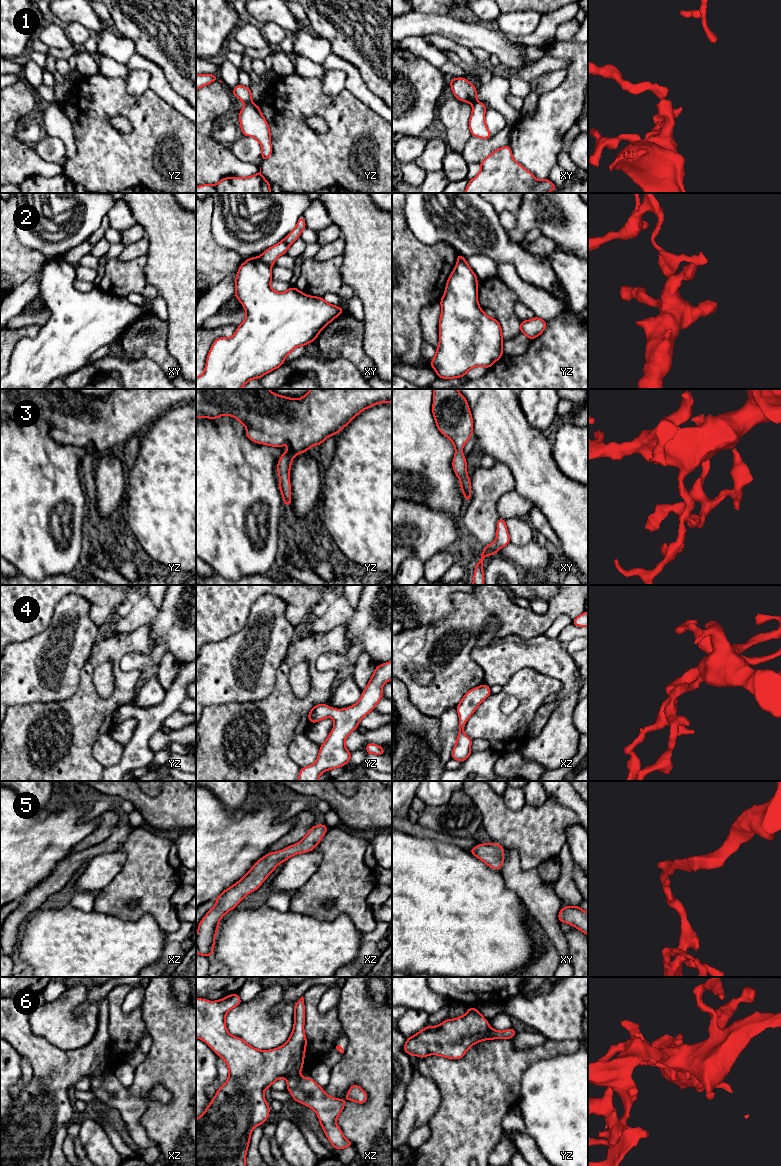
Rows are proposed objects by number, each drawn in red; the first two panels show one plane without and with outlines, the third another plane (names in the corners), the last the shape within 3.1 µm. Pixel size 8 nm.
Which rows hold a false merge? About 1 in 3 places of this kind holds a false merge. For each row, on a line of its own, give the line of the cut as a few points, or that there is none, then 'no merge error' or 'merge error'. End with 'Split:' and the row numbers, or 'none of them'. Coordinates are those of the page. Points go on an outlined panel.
1: cut in yz along (251, 101), (245, 104); merge error
2: cut in xy along (259, 257), (266, 267); merge error
3: no cut; no merge error
4: no cut; no merge error
5: no cut; no merge error
6: no cut; no merge error
Split: 1, 2

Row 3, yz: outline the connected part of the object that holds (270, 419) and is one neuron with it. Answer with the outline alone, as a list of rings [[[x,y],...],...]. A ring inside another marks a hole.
[[[196,389],[196,418],[204,417],[209,419],[217,419],[221,415],[228,415],[236,418],[246,427],[246,436],[253,442],[258,444],[269,445],[272,447],[282,447],[286,443],[289,444],[289,449],[285,451],[276,466],[279,475],[279,488],[282,494],[284,505],[291,507],[291,484],[289,479],[289,472],[293,458],[306,452],[313,445],[321,445],[322,442],[329,436],[338,434],[346,425],[348,425],[360,412],[378,403],[392,402],[392,389],[311,389],[304,397],[299,399],[292,399],[270,392],[268,389]]]

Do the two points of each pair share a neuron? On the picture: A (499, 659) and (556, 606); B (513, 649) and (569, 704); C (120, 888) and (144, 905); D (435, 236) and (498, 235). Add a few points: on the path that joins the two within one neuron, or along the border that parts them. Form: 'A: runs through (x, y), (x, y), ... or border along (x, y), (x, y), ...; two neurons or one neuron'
A: border along (512, 633), (523, 638), (531, 638), (543, 634); two neurons
B: runs through (533, 654), (542, 654), (570, 684); one neuron
C: runs through (127, 893), (137, 893), (142, 898); one neuron
D: runs through (451, 237), (461, 247), (484, 248); one neuron

